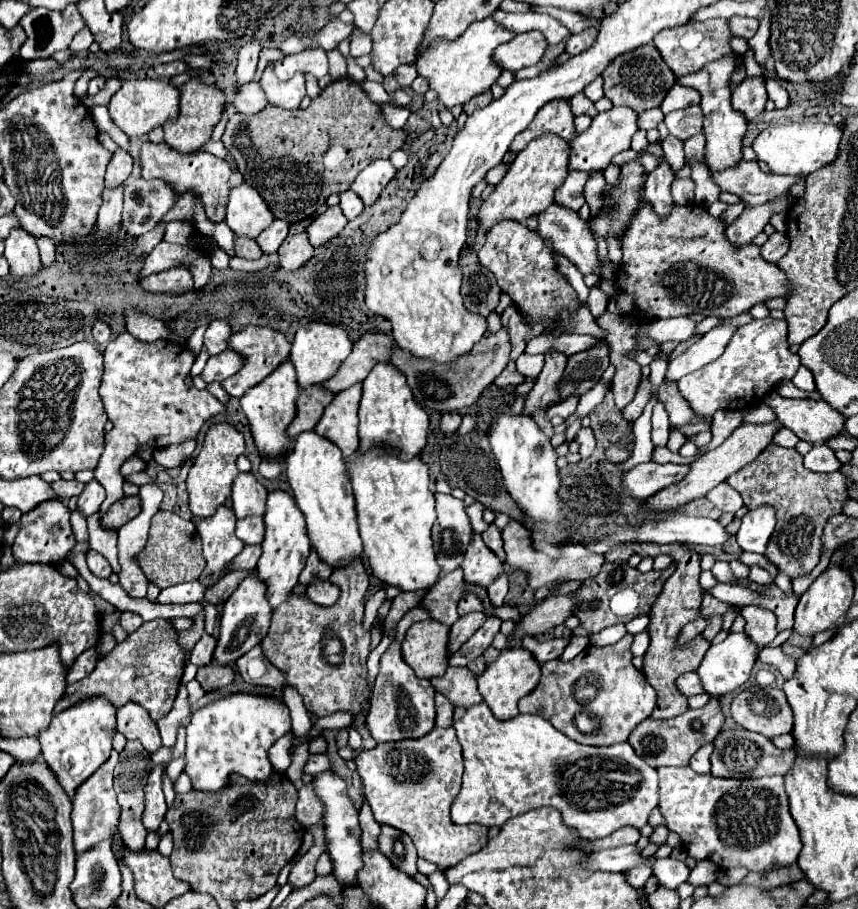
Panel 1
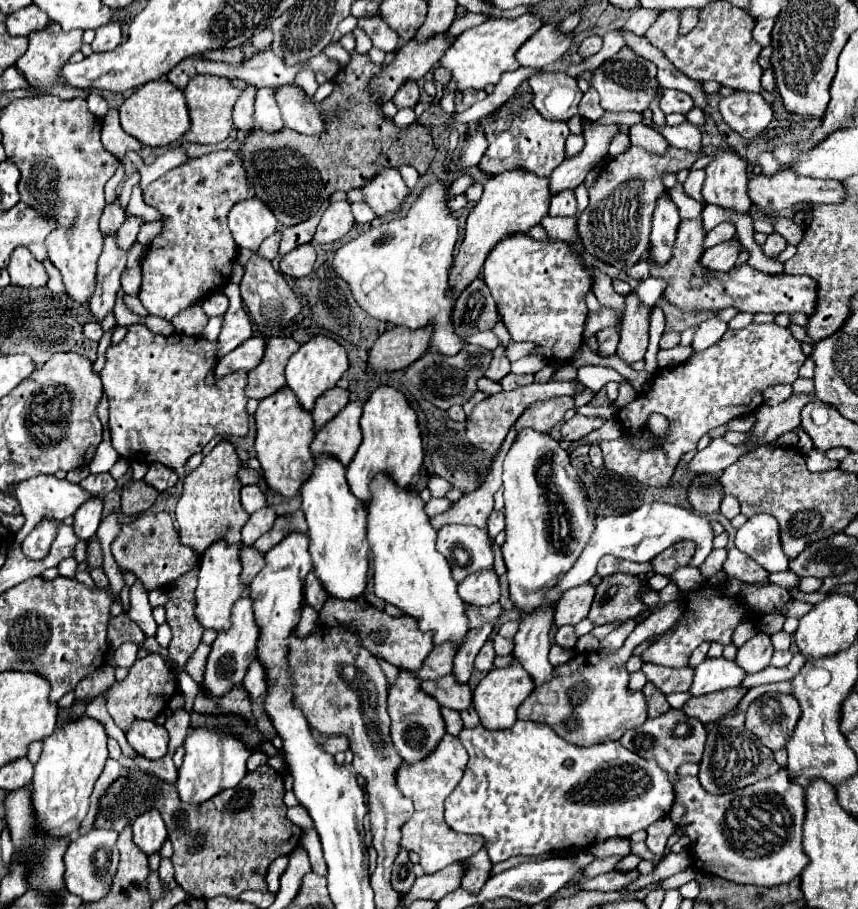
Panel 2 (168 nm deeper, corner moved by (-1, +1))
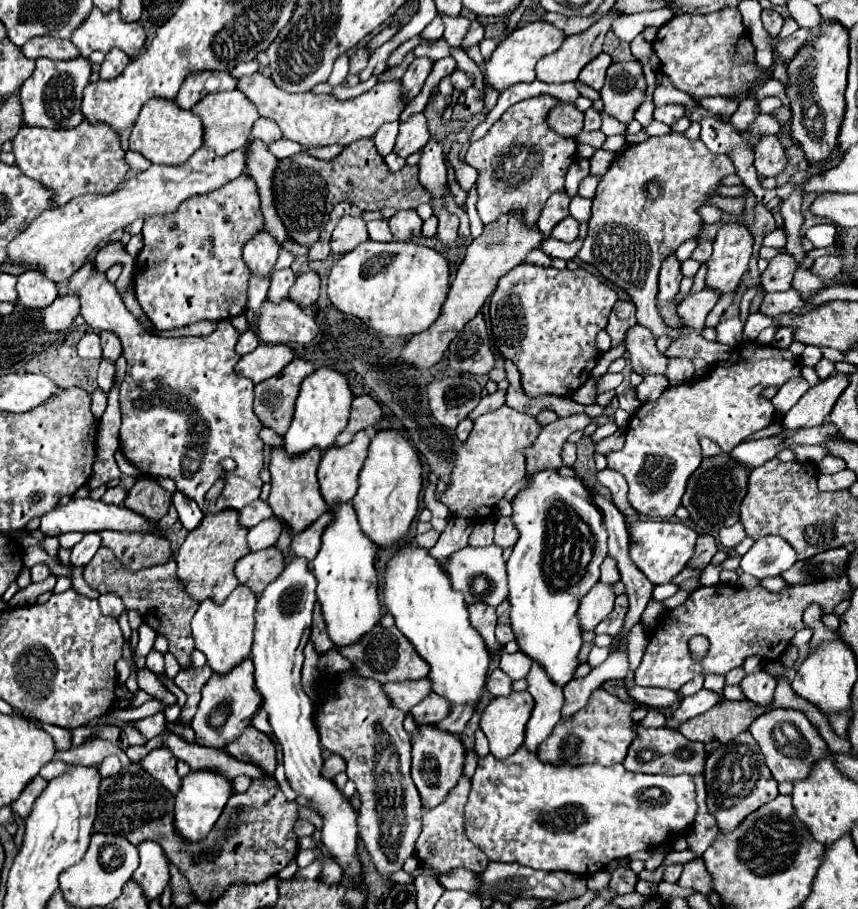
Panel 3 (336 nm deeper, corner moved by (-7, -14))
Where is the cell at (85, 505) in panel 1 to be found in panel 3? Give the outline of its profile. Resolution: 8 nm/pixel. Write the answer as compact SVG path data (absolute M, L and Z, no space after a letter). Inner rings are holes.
M86 533L84 539L72 547L72 555L70 555L72 565L84 567L94 557L94 553L98 551L100 545L102 545L100 533Z

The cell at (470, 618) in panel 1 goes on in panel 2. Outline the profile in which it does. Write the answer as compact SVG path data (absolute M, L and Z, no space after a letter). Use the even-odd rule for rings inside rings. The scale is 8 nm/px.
M452 644L436 646L428 654L428 658L424 660L422 668L418 672L414 672L414 676L418 680L436 680L436 678L442 678L442 676L452 672L452 660L454 660L454 648L452 648Z

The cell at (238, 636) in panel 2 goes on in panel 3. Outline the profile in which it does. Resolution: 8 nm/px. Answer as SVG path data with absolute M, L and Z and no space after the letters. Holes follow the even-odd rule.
M246 657L242 663L238 663L232 671L224 675L214 673L210 681L202 687L202 701L192 719L192 729L198 735L198 745L222 749L224 743L236 739L236 735L240 735L240 731L252 723L254 713L260 709L260 705L262 699L254 685L254 663L250 657Z

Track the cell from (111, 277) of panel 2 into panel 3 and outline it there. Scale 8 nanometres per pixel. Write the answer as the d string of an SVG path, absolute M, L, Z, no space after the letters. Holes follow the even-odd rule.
M102 331L100 339L102 339L102 357L116 361L122 353L122 345L120 345L120 339L116 337L116 333L114 331Z

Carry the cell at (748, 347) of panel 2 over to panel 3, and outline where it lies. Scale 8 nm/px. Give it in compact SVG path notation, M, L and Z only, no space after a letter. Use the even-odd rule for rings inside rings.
M744 341L740 347L730 351L730 357L724 363L716 363L704 377L692 379L688 383L670 385L656 403L650 401L646 405L640 405L636 413L632 415L628 429L626 429L626 441L620 451L610 453L608 467L624 475L628 483L628 501L630 505L648 517L654 519L668 519L674 515L676 507L680 505L680 499L686 491L688 477L698 469L702 461L700 453L700 439L708 437L714 443L722 447L724 453L730 453L732 447L742 443L748 435L752 435L758 429L764 429L774 419L774 407L772 403L762 395L766 387L782 387L792 377L802 377L802 361L796 357L790 349L780 349L772 345L760 345L756 341Z

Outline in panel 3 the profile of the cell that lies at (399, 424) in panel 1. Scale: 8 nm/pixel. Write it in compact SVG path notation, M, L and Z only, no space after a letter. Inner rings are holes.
M380 429L370 441L358 483L360 487L352 505L362 531L380 547L396 545L418 513L418 497L422 491L422 463L418 451L396 429Z

